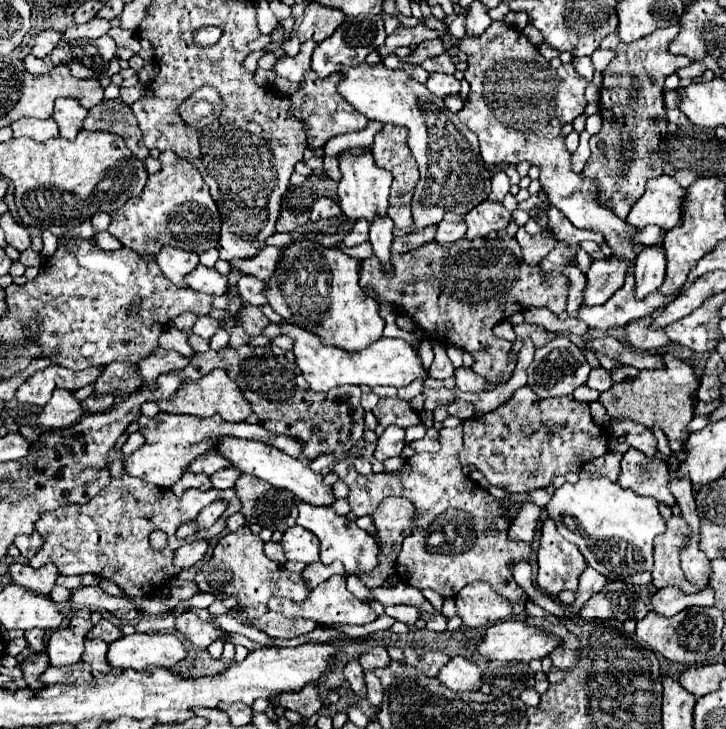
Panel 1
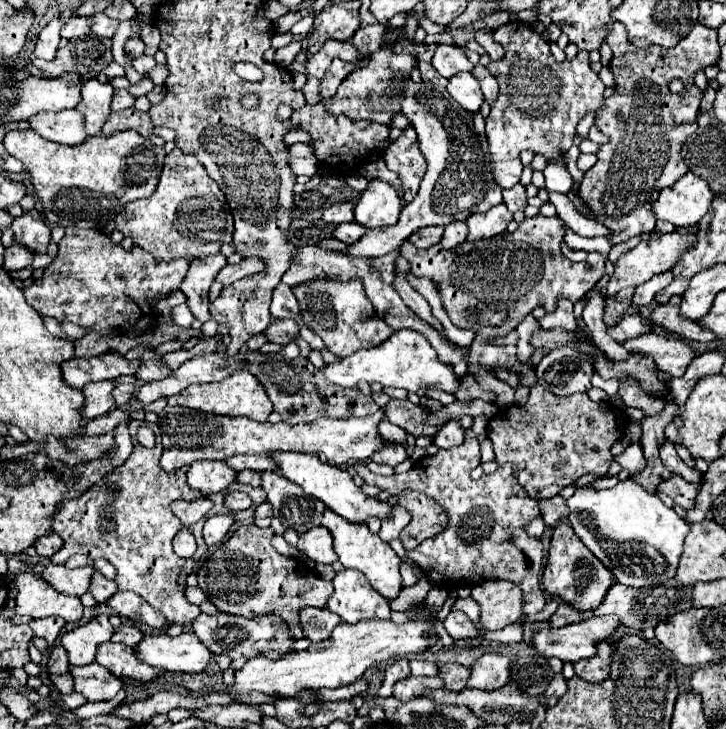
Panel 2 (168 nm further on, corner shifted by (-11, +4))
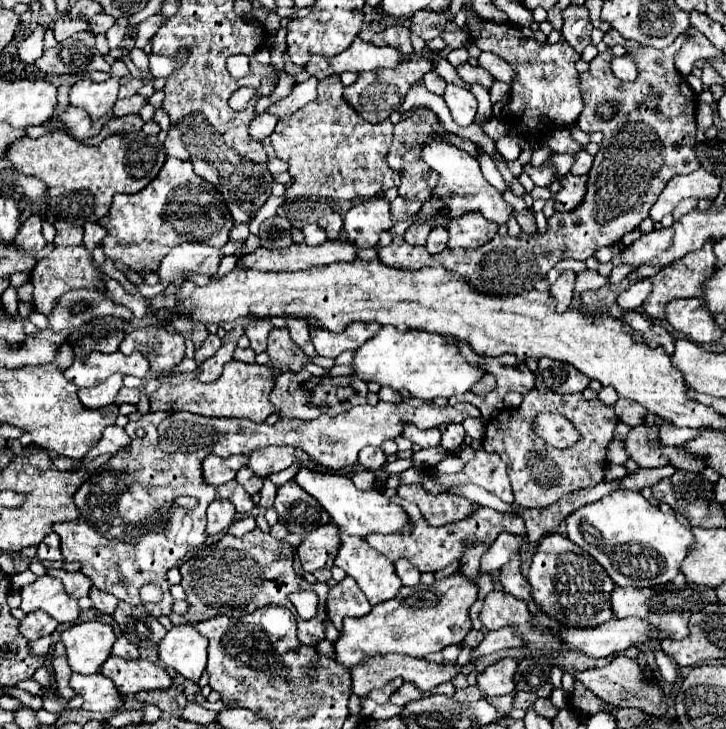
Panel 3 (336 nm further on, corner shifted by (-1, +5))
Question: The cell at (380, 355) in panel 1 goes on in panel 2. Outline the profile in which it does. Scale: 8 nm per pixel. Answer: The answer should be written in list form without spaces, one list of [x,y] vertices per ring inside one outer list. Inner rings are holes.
[[[401,329],[387,339],[387,343],[381,343],[375,349],[357,351],[355,355],[349,355],[343,359],[343,363],[333,363],[323,369],[327,381],[337,383],[341,387],[355,387],[359,381],[367,383],[381,383],[383,387],[401,387],[407,391],[419,391],[427,387],[437,387],[447,393],[455,393],[461,385],[461,377],[455,375],[453,367],[449,363],[439,361],[437,351],[431,347],[431,343],[417,331]]]

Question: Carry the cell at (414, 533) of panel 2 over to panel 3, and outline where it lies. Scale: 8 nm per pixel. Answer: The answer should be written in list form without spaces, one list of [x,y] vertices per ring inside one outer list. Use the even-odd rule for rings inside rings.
[[[399,486],[397,496],[415,502],[429,526],[445,526],[469,516],[477,504],[453,494],[429,494],[423,486]]]

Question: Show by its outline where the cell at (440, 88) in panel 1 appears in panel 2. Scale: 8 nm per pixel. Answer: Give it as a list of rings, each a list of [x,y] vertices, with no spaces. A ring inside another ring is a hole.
[[[461,73],[449,79],[447,91],[469,113],[479,113],[483,105],[483,93],[477,79],[471,73]]]

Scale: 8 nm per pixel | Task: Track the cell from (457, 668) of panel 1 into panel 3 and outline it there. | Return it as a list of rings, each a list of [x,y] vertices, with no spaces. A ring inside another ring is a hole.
[[[503,658],[495,664],[487,666],[481,674],[477,674],[477,688],[483,692],[483,696],[499,696],[499,694],[513,694],[515,692],[515,674],[517,660],[515,658]]]

